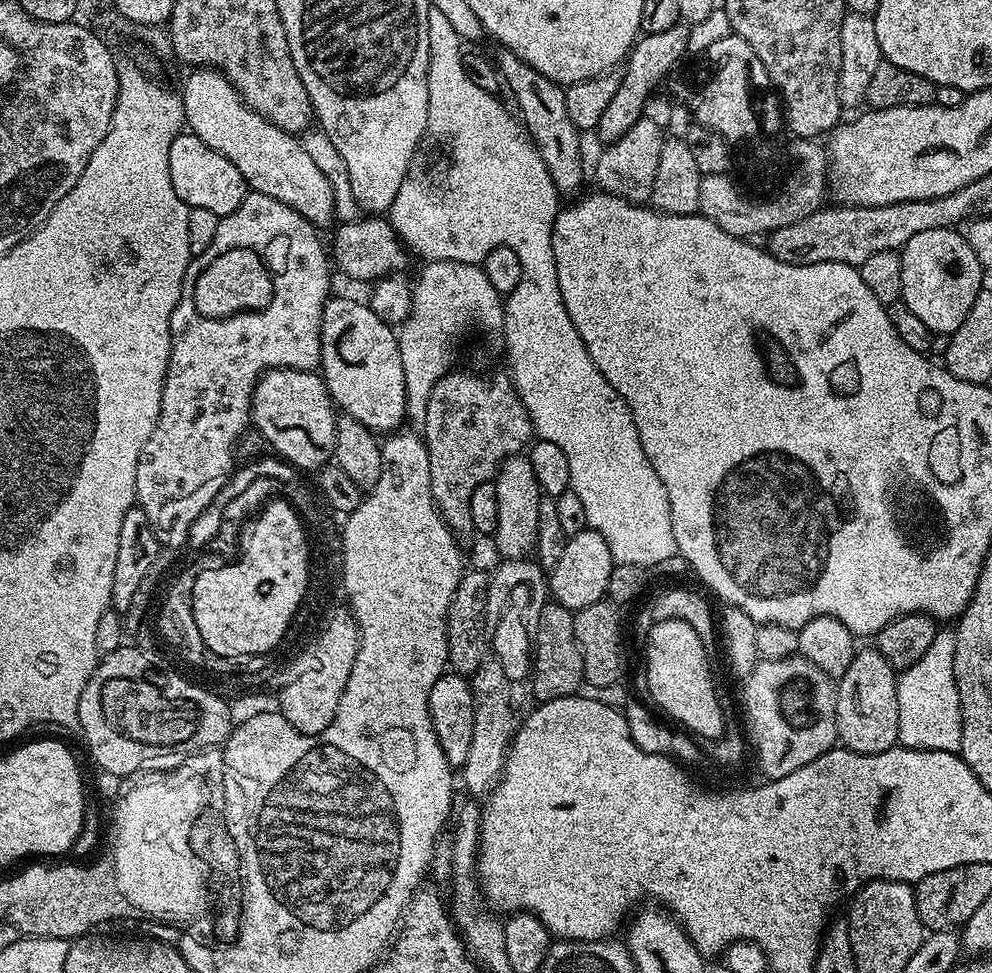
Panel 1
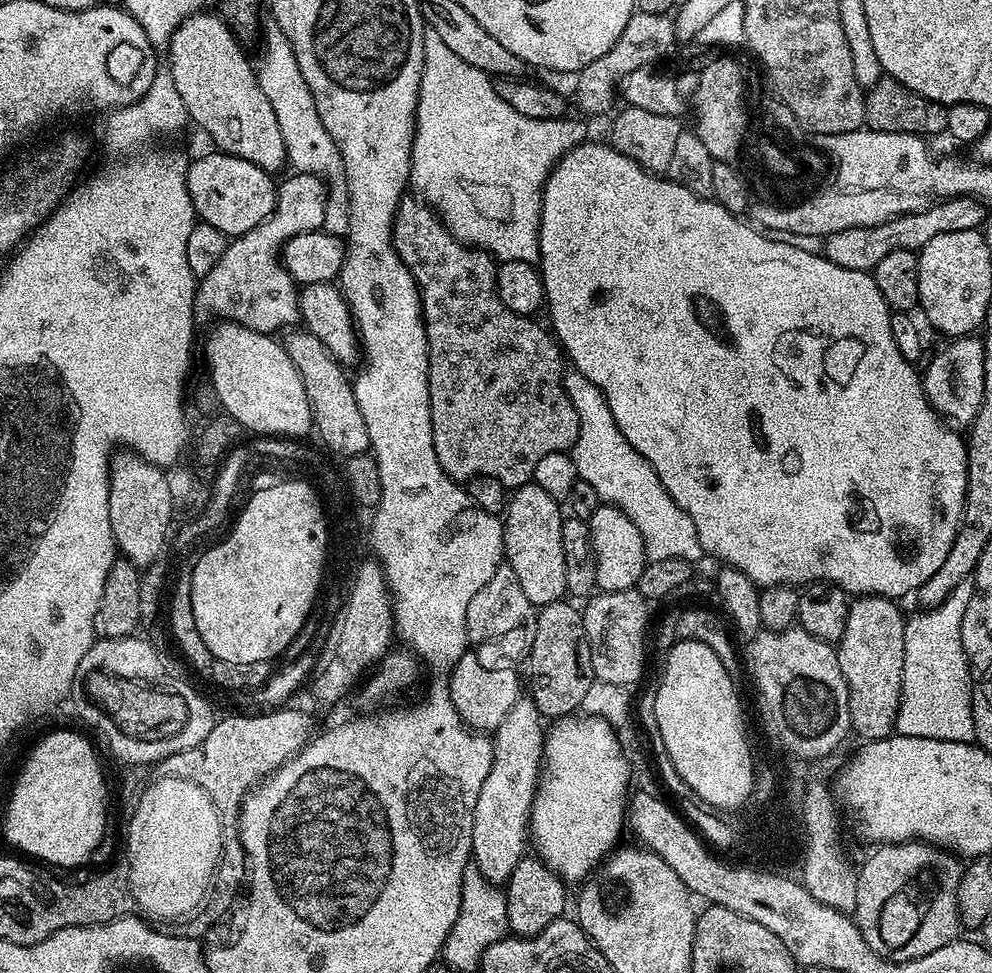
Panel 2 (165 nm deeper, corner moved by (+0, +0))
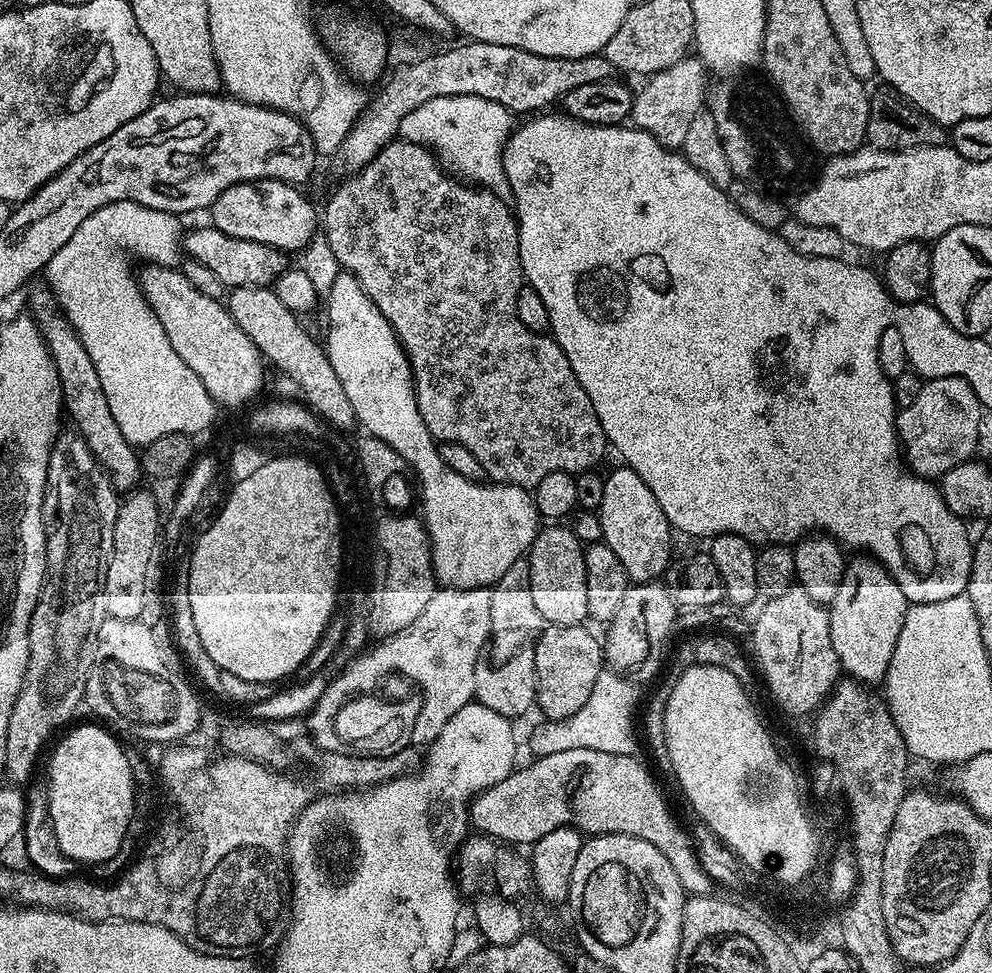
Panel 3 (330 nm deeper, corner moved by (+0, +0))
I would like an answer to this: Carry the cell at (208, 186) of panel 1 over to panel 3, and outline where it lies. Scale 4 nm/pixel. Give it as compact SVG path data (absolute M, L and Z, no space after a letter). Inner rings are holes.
M253 180L235 184L213 202L210 209L211 227L222 234L230 234L230 238L242 238L246 242L262 242L266 246L274 246L285 254L299 253L312 241L318 232L318 212L303 196L301 189L294 184L286 184L283 180Z

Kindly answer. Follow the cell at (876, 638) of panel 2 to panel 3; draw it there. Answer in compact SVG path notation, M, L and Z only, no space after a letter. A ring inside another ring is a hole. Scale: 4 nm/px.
M871 555L857 557L857 560L847 561L842 586L838 586L838 594L828 608L830 642L834 642L834 654L838 654L841 669L851 679L865 686L876 686L888 674L890 658L894 658L894 646L898 646L898 634L902 634L902 622L910 602L902 594L898 582L894 582Z

